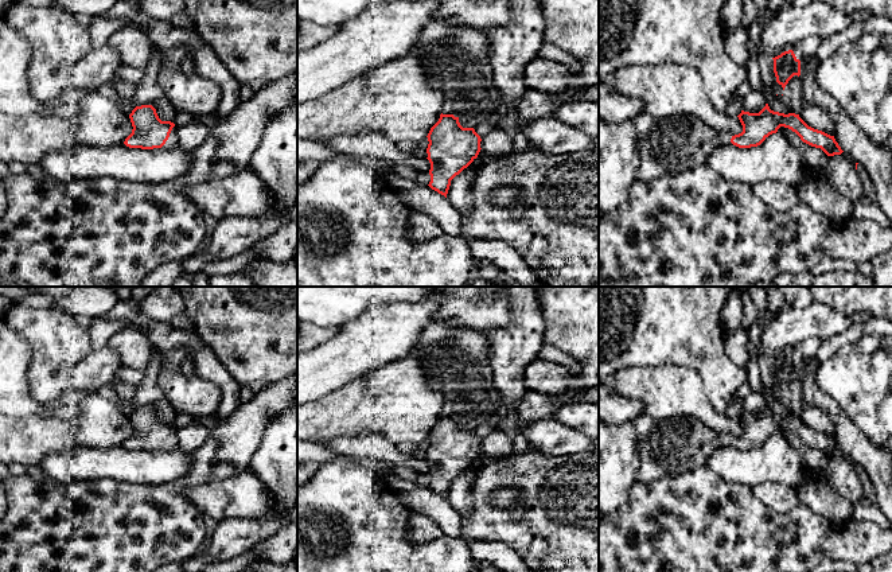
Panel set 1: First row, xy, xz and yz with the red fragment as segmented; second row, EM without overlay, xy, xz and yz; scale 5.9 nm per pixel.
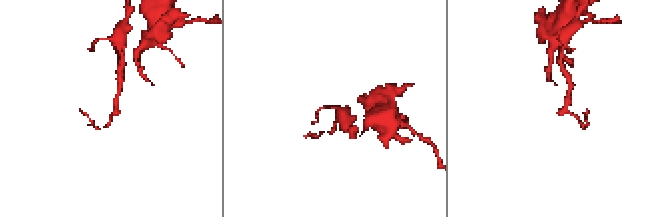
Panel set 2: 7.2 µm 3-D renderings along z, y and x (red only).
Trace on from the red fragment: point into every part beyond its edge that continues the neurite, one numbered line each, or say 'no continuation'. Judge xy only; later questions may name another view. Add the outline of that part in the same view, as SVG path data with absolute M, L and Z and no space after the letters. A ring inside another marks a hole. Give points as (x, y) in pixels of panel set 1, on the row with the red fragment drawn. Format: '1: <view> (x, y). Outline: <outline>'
1: xy (172, 140). Outline: M175 125L170 133L168 140L163 145L163 148L170 148L170 147L176 145L176 144L178 144L178 133L176 133L176 125Z

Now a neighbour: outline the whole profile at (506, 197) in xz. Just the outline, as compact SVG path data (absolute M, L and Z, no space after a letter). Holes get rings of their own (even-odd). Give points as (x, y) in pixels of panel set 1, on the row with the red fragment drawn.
M502 186L492 191L490 195L490 203L494 207L505 209L514 218L523 215L523 205L519 201L519 187L517 186Z

